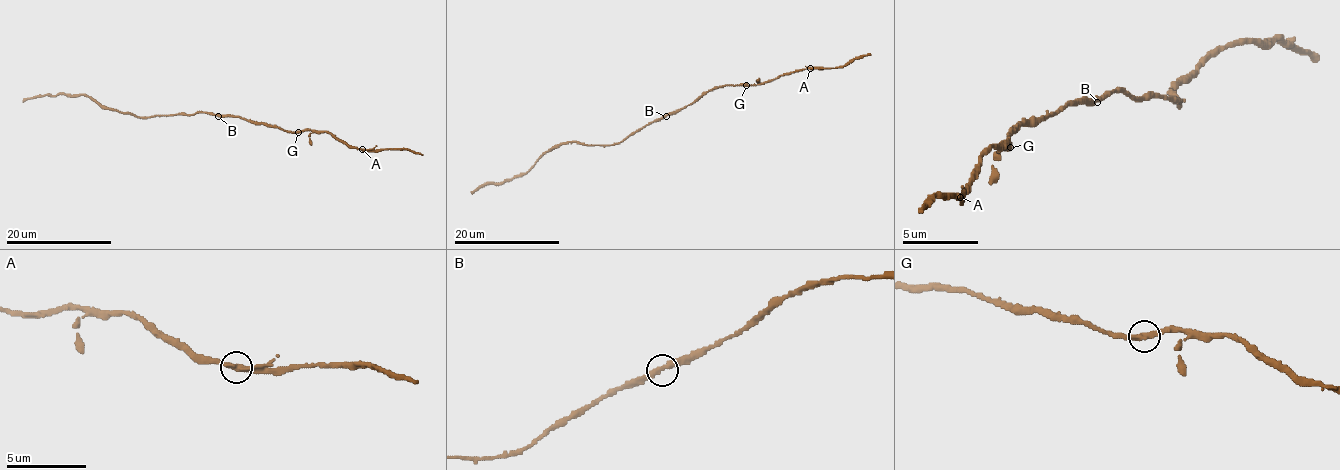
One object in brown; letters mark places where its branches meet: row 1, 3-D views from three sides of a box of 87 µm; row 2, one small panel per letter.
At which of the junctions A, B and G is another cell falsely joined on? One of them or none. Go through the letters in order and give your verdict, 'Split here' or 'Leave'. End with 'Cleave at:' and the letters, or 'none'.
A: Leave
B: Leave
G: Leave
Cleave at: none

